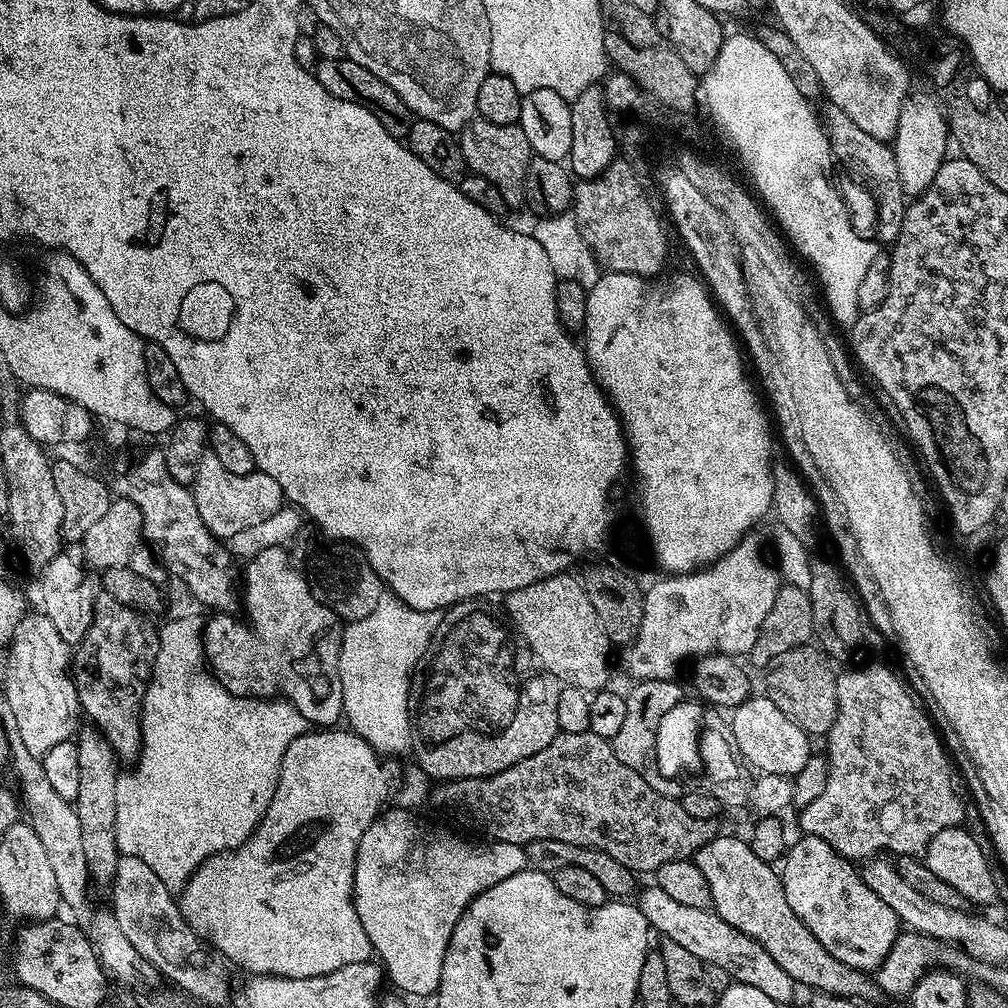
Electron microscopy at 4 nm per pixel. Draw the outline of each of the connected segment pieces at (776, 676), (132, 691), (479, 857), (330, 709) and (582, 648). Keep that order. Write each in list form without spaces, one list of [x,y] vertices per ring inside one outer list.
[[[811,643],[798,646],[782,654],[775,664],[767,669],[768,690],[766,696],[788,715],[809,737],[823,737],[836,721],[838,694],[836,693],[837,673],[827,664],[825,653]]]
[[[101,591],[95,597],[93,621],[84,637],[75,645],[70,656],[72,681],[76,684],[76,693],[87,723],[101,732],[110,742],[112,751],[121,761],[135,762],[140,758],[140,707],[144,705],[144,695],[148,689],[148,680],[152,676],[152,667],[158,658],[160,634],[157,625],[151,624],[149,617],[130,605],[123,605],[117,598]]]
[[[392,806],[381,811],[366,834],[362,834],[354,866],[352,897],[358,918],[362,918],[362,930],[366,930],[373,953],[378,957],[390,984],[392,980],[391,987],[412,998],[428,998],[440,988],[442,962],[446,958],[446,946],[450,946],[450,934],[454,934],[454,926],[458,926],[458,918],[462,918],[469,902],[478,894],[490,890],[490,886],[502,882],[502,878],[511,878],[513,874],[523,872],[529,867],[529,862],[523,844],[501,840],[475,844],[452,832],[432,829],[416,816],[415,811]]]
[[[287,547],[262,550],[243,566],[242,608],[244,604],[245,610],[248,611],[248,624],[231,620],[233,617],[228,614],[216,614],[213,615],[213,620],[209,624],[205,623],[202,628],[204,659],[209,669],[215,673],[216,681],[235,696],[286,699],[311,725],[339,725],[344,716],[339,654],[342,650],[345,625],[340,617],[334,614],[334,610],[314,598],[306,577],[300,573],[299,567],[290,563]]]
[[[572,574],[551,576],[534,582],[522,590],[507,593],[506,600],[509,616],[507,619],[514,625],[515,631],[519,632],[524,641],[532,647],[544,668],[557,676],[561,685],[582,688],[589,694],[595,694],[607,685],[604,683],[608,680],[608,655],[614,651],[614,645],[608,639],[598,613],[590,603],[590,598],[586,598],[583,583],[577,577],[575,580]]]

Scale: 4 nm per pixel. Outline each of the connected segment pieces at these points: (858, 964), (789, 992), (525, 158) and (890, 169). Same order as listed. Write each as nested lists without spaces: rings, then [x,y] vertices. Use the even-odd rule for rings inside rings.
[[[801,835],[799,839],[791,841],[782,857],[786,902],[790,902],[794,914],[806,922],[810,934],[814,934],[838,962],[871,973],[880,967],[886,954],[890,954],[902,931],[900,920],[866,886],[853,861],[838,855],[822,838]]]
[[[651,886],[644,893],[639,893],[638,907],[640,913],[646,918],[649,929],[653,933],[661,932],[659,935],[670,942],[678,942],[678,946],[683,946],[685,950],[690,950],[694,958],[698,958],[702,963],[713,964],[726,970],[726,974],[732,976],[737,984],[754,986],[754,990],[762,990],[766,998],[774,998],[777,1006],[784,1006],[792,1000],[792,995],[798,991],[796,981],[762,950],[754,938],[742,934],[742,930],[734,930],[730,922],[723,920],[715,910],[699,908],[698,906],[682,906],[675,898],[670,898],[666,890],[659,886]]]
[[[474,118],[466,127],[460,129],[458,139],[469,173],[494,182],[494,186],[498,186],[498,190],[503,192],[505,201],[519,201],[523,197],[526,170],[534,153],[519,124],[498,126],[498,122]]]
[[[827,102],[821,104],[818,116],[822,121],[824,133],[828,136],[828,145],[832,148],[833,157],[839,163],[840,160],[844,163],[845,170],[872,195],[872,200],[876,203],[875,239],[881,245],[885,244],[884,246],[895,244],[902,230],[906,197],[902,190],[902,182],[898,178],[898,162],[891,147],[871,134],[860,132],[851,118],[847,114],[842,114],[842,110],[838,110],[838,106]]]

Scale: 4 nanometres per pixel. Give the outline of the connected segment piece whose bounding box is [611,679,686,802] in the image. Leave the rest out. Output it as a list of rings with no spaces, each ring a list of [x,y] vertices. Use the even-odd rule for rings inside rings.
[[[675,679],[641,680],[633,683],[633,688],[626,692],[626,718],[622,721],[618,734],[614,734],[611,739],[618,762],[622,762],[622,766],[630,766],[634,774],[642,774],[642,778],[650,782],[652,792],[668,802],[679,801],[686,791],[685,785],[680,785],[681,781],[676,776],[663,776],[660,773],[662,764],[656,760],[656,743],[662,737],[660,723],[667,712],[672,712],[679,706],[680,699],[684,696],[683,690],[676,683]]]

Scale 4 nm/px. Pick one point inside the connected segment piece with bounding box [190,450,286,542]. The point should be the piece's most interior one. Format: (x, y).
(229, 503)

